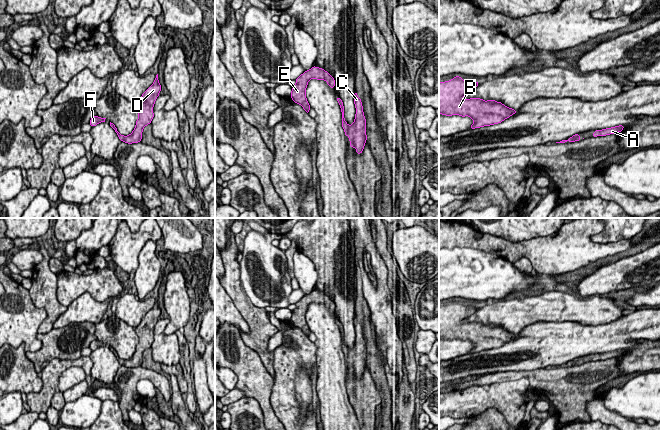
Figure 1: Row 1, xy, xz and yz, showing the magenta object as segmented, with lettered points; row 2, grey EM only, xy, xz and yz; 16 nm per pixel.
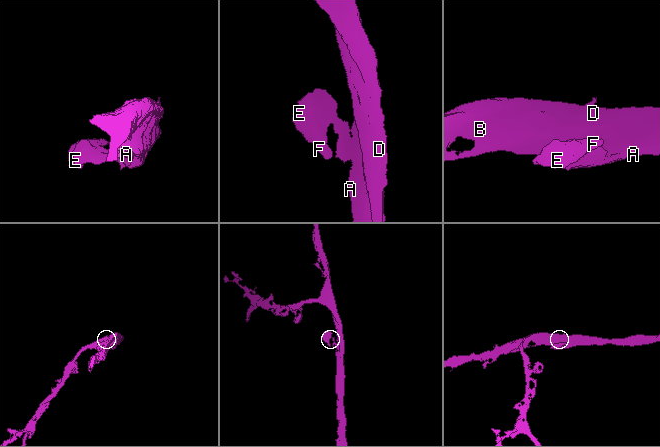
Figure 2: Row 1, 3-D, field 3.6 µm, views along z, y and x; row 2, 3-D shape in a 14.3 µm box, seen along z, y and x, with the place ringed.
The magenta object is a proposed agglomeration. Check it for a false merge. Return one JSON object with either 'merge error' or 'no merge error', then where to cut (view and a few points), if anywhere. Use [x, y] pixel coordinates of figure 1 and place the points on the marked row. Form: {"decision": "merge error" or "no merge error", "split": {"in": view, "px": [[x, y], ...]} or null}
{"decision": "no merge error", "split": null}

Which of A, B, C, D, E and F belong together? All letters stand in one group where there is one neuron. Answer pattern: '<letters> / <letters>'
A B C D E F

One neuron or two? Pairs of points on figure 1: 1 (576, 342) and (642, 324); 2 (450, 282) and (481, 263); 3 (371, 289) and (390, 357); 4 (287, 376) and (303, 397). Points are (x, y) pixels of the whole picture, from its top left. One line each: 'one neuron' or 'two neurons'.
1: one neuron
2: one neuron
3: one neuron
4: two neurons

